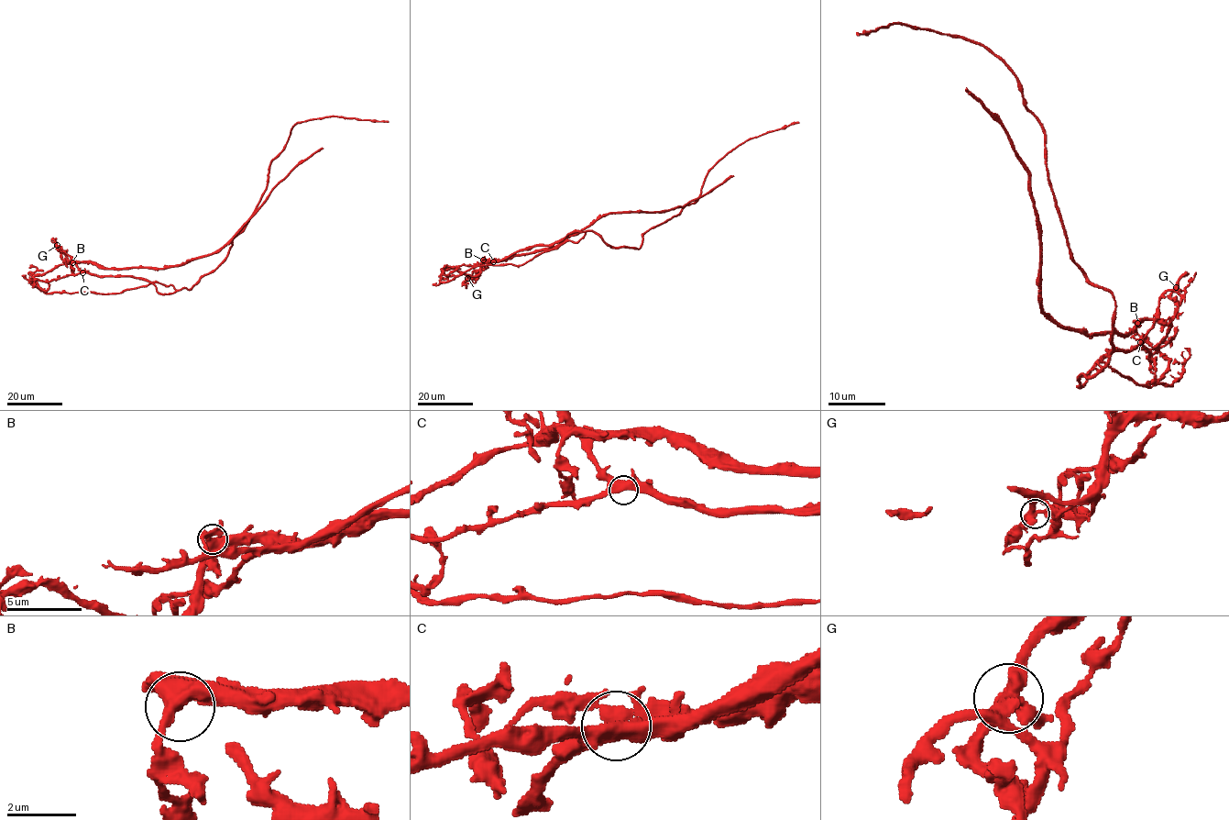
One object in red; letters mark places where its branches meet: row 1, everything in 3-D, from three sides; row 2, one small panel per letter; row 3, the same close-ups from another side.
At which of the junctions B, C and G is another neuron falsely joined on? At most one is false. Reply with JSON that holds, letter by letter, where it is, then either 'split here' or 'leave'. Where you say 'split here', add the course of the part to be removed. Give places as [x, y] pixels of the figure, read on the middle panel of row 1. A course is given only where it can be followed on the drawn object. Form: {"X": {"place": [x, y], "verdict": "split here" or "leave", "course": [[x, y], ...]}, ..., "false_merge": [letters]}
{"B": {"place": [483, 260], "verdict": "leave"}, "C": {"place": [493, 261], "verdict": "leave"}, "G": {"place": [467, 278], "verdict": "split here", "course": [[467, 279], [477, 279], [486, 261], [505, 260], [510, 256], [554, 248], [609, 214], [683, 207], [733, 175]]}, "false_merge": ["G"]}

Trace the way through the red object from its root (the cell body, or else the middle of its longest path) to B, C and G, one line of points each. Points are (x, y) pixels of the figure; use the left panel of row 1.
B: (143, 278), (99, 276), (82, 271), (71, 260), (72, 262)
C: (143, 278), (99, 276), (82, 272)
G: (143, 278), (99, 276), (82, 271), (57, 245)

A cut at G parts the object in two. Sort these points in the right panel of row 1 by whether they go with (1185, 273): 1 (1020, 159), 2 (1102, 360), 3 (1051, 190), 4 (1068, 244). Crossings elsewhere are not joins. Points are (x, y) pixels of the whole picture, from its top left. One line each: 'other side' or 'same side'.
1: same side
2: other side
3: other side
4: other side

